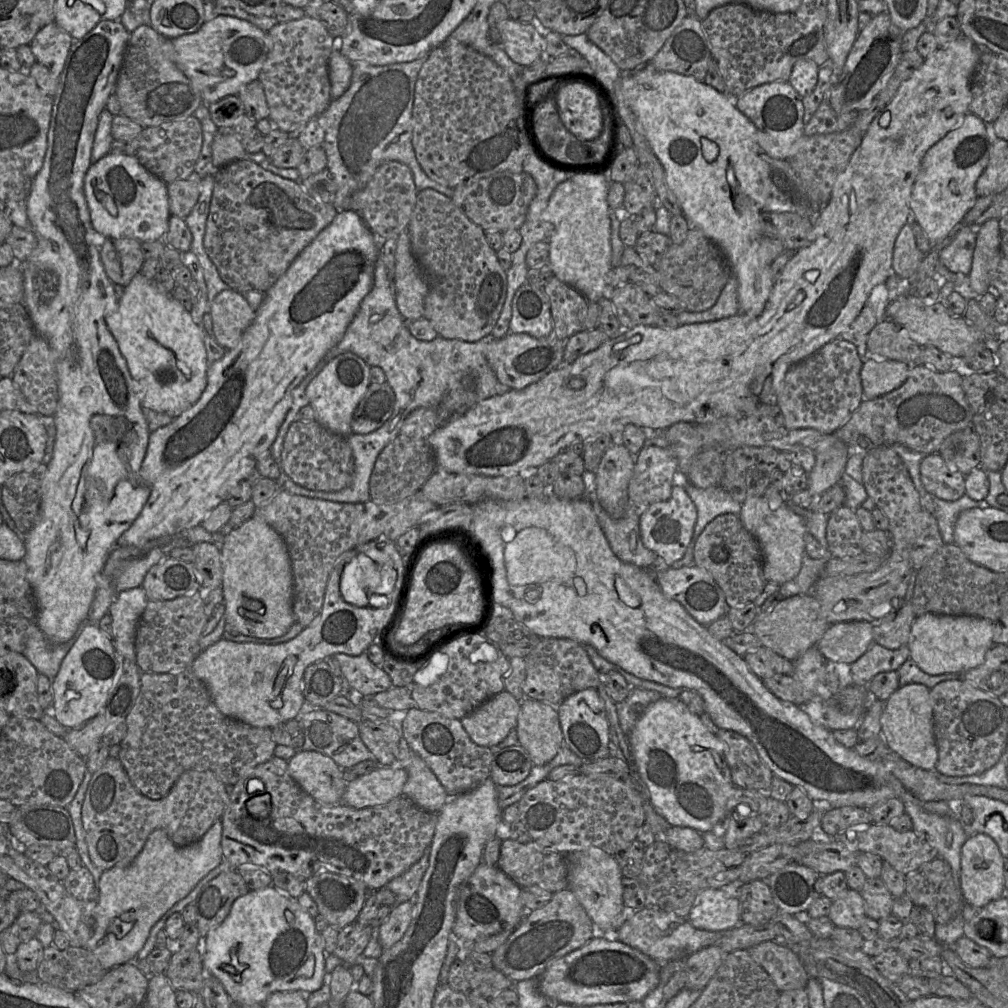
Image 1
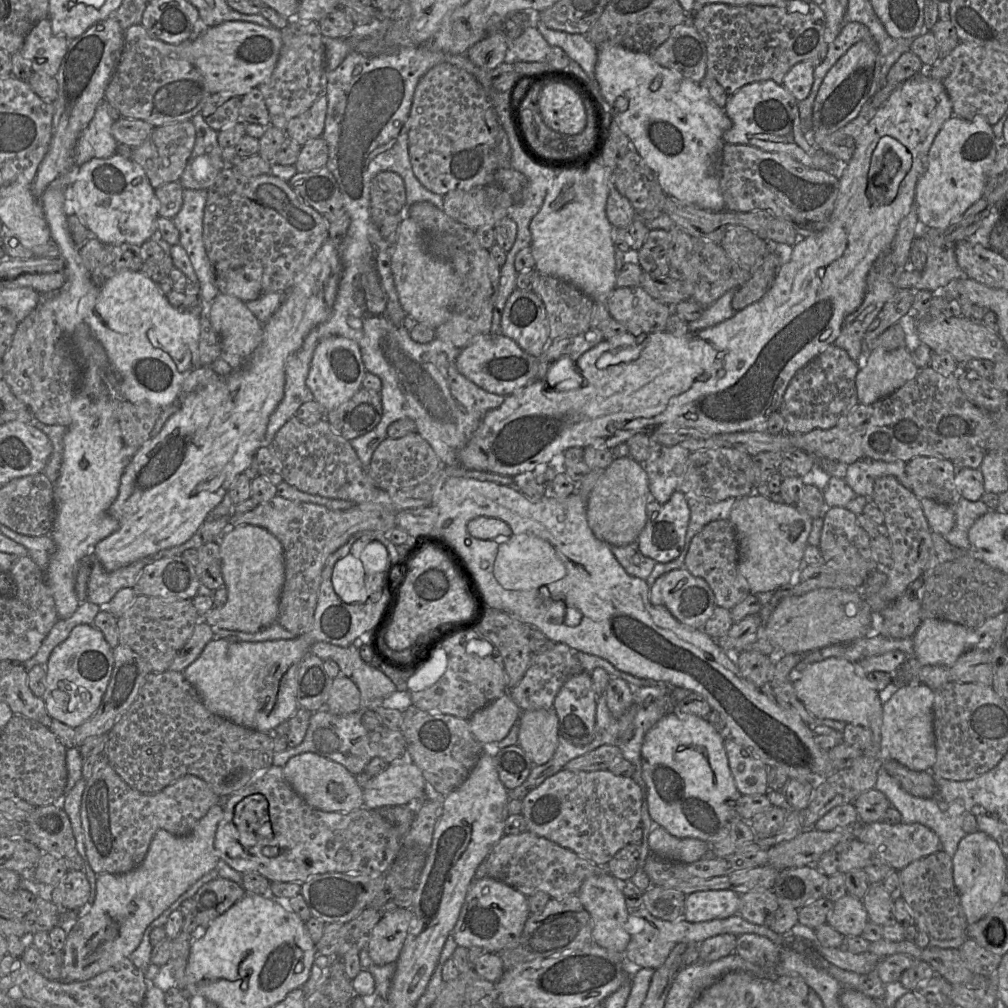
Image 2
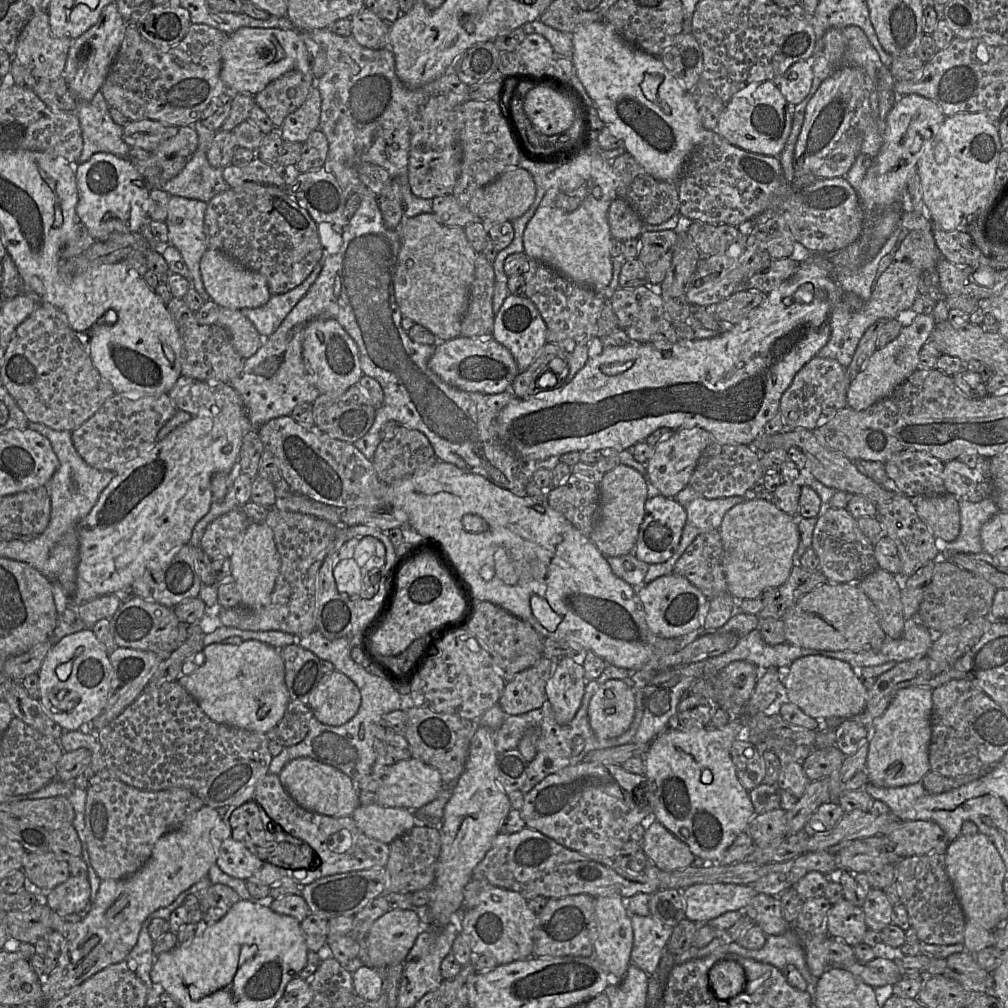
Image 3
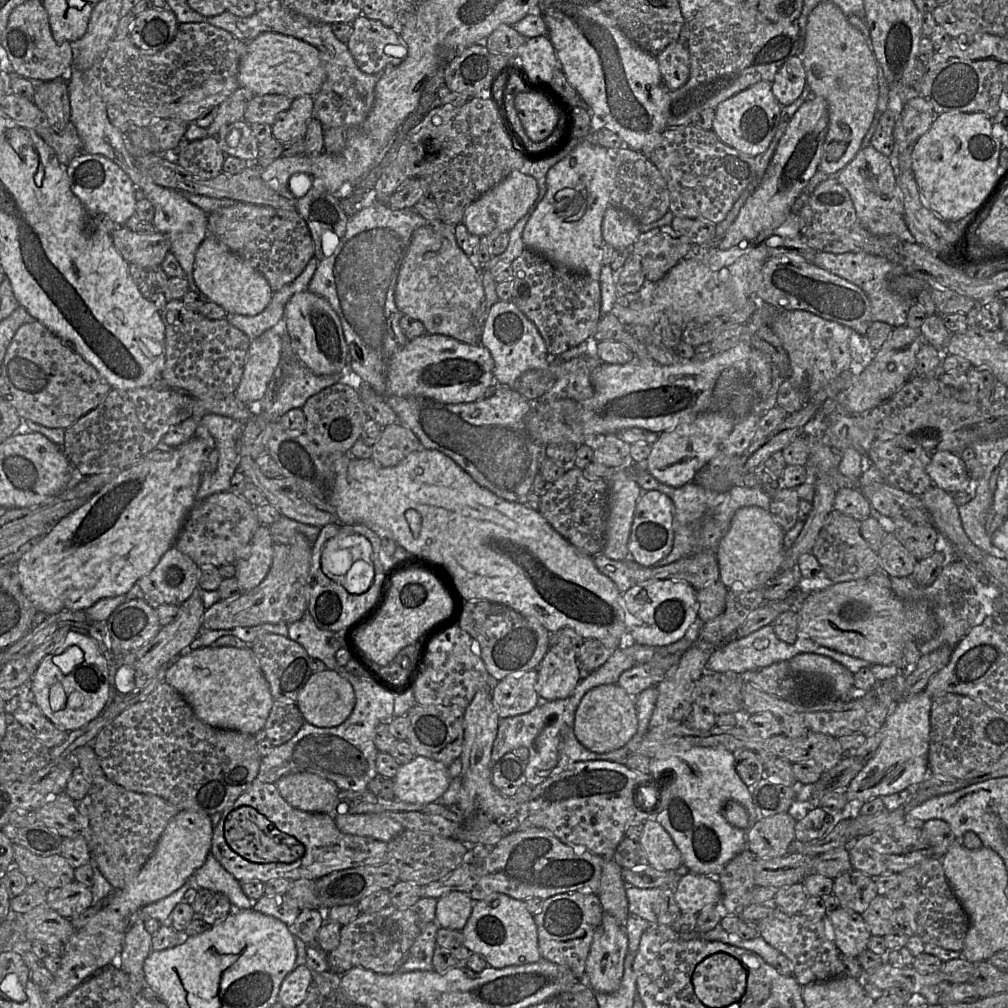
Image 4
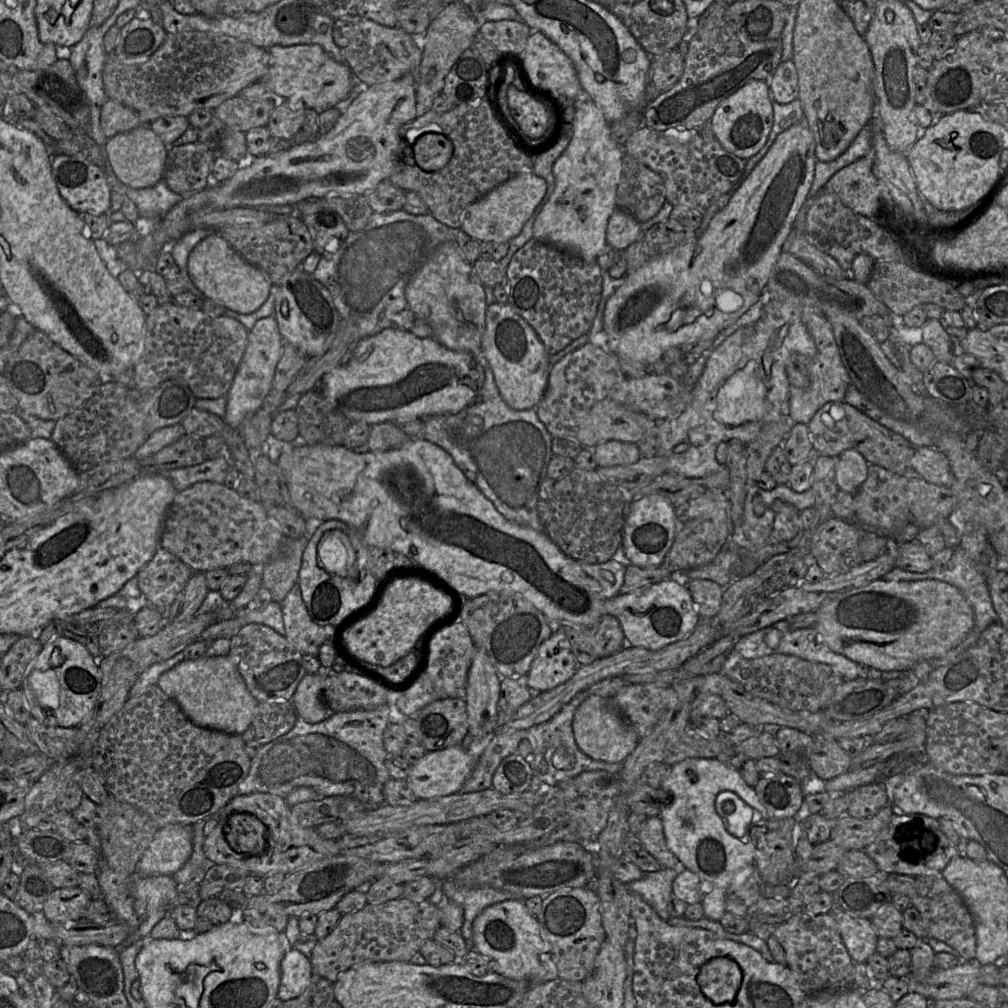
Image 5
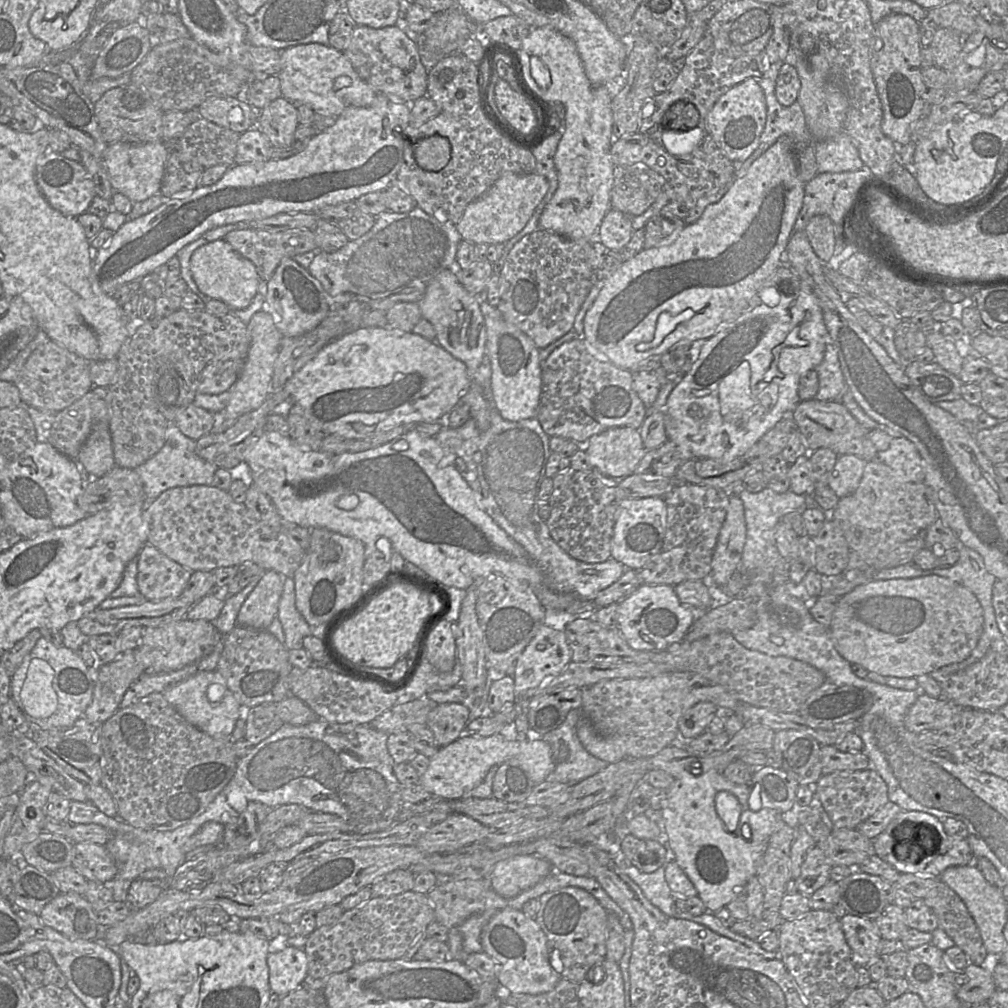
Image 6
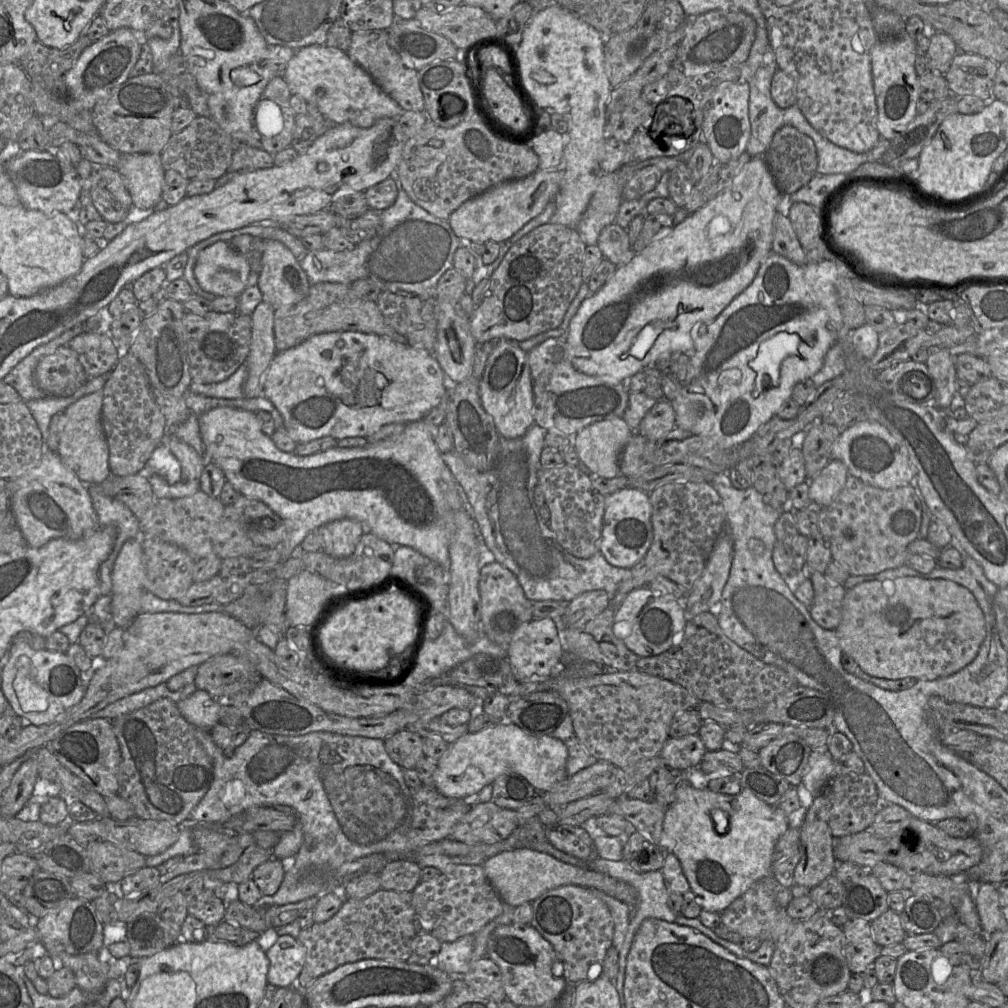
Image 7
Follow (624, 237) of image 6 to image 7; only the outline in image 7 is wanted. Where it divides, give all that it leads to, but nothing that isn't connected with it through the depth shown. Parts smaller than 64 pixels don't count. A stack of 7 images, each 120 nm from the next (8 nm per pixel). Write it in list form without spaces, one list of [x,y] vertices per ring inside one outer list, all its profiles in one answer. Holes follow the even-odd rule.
[[[614,222],[602,229],[597,246],[603,257],[617,266],[627,263],[635,254],[629,241],[627,229]]]

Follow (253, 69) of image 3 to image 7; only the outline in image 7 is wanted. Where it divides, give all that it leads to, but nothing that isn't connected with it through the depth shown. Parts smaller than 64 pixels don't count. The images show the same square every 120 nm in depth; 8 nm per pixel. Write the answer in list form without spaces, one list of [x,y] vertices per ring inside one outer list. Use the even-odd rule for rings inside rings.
[[[311,45],[295,51],[294,56],[288,62],[283,72],[291,94],[302,96],[307,103],[312,103],[320,110],[332,124],[349,123],[360,128],[369,128],[382,118],[398,118],[403,110],[373,78],[357,63],[355,63],[347,51],[330,48],[324,45]]]

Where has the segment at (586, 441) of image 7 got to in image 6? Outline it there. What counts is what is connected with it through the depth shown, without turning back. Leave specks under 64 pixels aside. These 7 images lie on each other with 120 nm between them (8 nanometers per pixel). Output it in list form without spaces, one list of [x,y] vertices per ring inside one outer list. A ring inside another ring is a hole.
[[[615,427],[589,438],[582,446],[590,464],[607,477],[625,477],[635,472],[647,451],[637,429]]]

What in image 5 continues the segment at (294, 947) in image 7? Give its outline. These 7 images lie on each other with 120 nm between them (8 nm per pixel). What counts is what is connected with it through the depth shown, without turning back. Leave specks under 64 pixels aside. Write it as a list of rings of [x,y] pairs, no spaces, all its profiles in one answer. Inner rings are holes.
[[[295,948],[285,952],[280,962],[277,997],[283,1002],[297,998],[308,987],[312,976],[310,960]]]

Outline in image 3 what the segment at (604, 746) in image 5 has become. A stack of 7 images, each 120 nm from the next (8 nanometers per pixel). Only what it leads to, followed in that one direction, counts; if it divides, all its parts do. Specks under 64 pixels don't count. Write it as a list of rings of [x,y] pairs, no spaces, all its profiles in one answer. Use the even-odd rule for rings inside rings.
[[[609,679],[592,696],[588,718],[598,738],[609,739],[622,735],[635,715],[635,689],[627,680]]]

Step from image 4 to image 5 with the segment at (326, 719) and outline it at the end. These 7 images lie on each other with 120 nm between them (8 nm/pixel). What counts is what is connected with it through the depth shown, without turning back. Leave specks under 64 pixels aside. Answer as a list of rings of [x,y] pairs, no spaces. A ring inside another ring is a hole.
[[[319,669],[318,672],[308,673],[302,678],[291,699],[297,717],[308,723],[319,723],[334,713],[322,698],[328,675],[329,671]]]

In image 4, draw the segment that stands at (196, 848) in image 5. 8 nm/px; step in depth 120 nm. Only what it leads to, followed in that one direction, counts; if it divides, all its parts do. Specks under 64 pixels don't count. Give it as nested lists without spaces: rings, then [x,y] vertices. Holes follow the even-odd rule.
[[[211,853],[192,876],[198,887],[208,889],[212,893],[224,894],[234,910],[251,909],[256,901],[244,894],[241,883],[227,872]]]

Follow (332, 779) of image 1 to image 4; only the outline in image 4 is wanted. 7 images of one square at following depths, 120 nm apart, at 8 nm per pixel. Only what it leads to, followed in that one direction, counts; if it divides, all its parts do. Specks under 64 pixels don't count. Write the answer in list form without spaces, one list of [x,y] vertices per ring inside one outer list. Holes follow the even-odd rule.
[[[309,772],[284,775],[275,784],[288,804],[306,812],[330,813],[340,792],[334,782]]]

